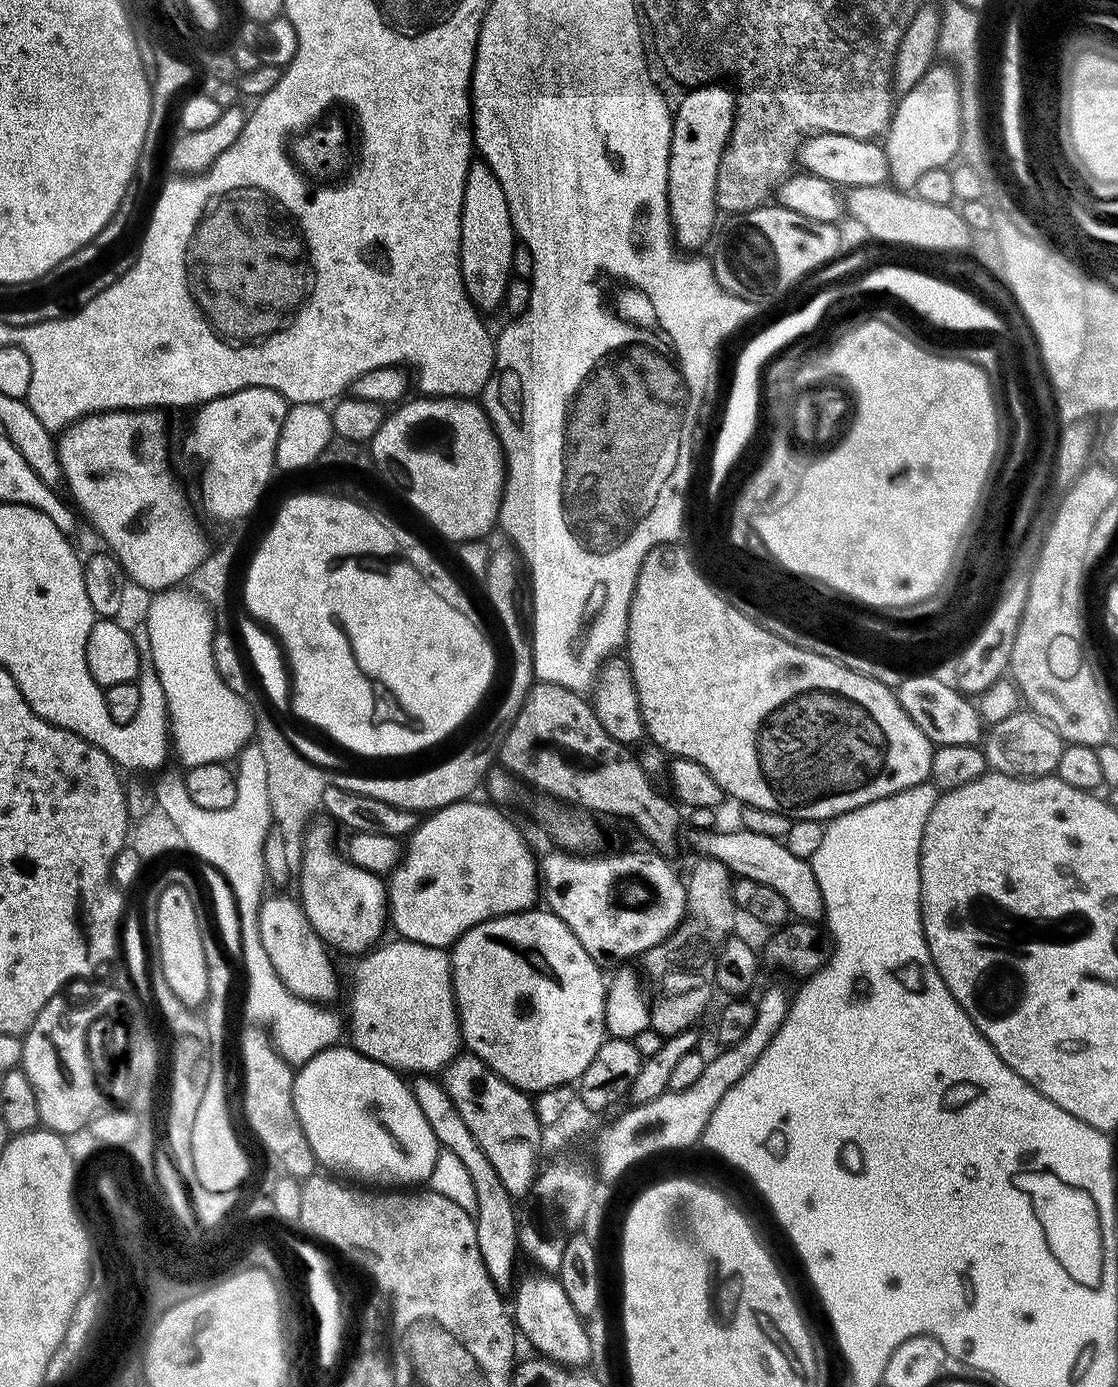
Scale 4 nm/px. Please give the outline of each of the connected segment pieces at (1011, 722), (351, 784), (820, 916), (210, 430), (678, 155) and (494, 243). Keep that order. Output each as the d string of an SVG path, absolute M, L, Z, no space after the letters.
M1019 710L1002 722L991 725L983 737L982 747L991 771L1007 776L1021 776L1023 780L1039 780L1041 776L1055 773L1066 742L1041 716L1031 710Z
M480 748L480 752L468 752L468 756L456 756L456 760L452 760L452 764L444 764L444 768L436 768L436 772L432 772L432 776L416 776L416 780L352 780L352 776L344 776L344 780L334 780L334 782L340 788L370 798L378 798L390 806L405 808L417 814L431 814L437 808L445 808L451 804L457 804L460 800L469 799L473 795L472 791L478 786L481 787L482 781L493 764L494 760L489 758L488 752L484 752L484 748Z
M736 828L733 832L689 831L688 844L697 853L697 857L709 856L722 866L732 871L733 877L742 880L753 880L770 886L786 898L789 913L796 920L820 922L825 919L824 899L818 886L818 878L814 874L811 863L798 854L790 854L787 843L783 839L775 840L764 832L755 832L752 828Z
M250 386L207 400L191 413L192 425L184 436L184 452L190 459L200 460L200 508L206 519L216 524L240 524L259 506L272 472L277 471L278 434L282 434L282 422L286 422L289 407L288 399L278 394L278 390Z
M713 82L683 94L685 96L681 98L680 105L675 105L672 118L668 159L668 213L677 245L684 250L700 250L708 239L713 239L717 227L718 162L722 162L722 150L727 146L732 133L732 123L736 117L736 93L731 87L723 88L720 82Z
M473 162L466 174L460 215L460 273L466 294L481 313L489 314L503 305L506 286L514 276L512 255L517 243L510 206L506 206L506 194L502 194L502 182L494 178L487 164Z

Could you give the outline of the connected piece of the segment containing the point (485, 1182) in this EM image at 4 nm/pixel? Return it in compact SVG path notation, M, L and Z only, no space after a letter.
M432 1074L413 1076L416 1077L410 1080L412 1097L418 1102L418 1110L422 1110L422 1118L430 1122L430 1130L434 1130L437 1145L462 1162L470 1176L470 1182L473 1183L476 1195L474 1219L482 1262L497 1288L511 1289L514 1284L512 1271L516 1268L516 1252L518 1256L518 1219L516 1220L516 1208L512 1205L515 1204L514 1197L508 1193L506 1186L502 1186L502 1178L498 1178L494 1166L490 1166L490 1158L482 1154L482 1146L478 1146L474 1134L470 1134L470 1126L466 1126L462 1114L458 1114L458 1106L454 1106L443 1083Z

